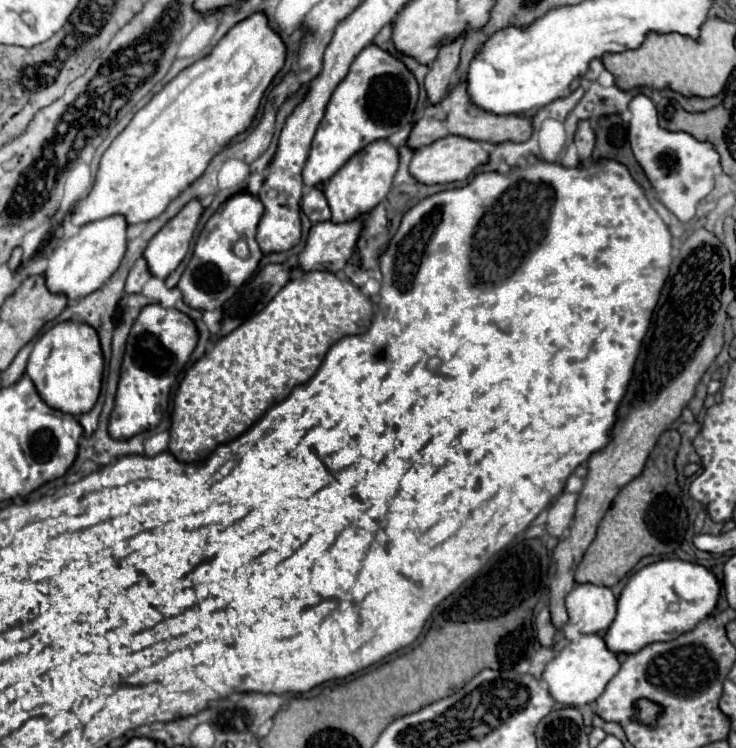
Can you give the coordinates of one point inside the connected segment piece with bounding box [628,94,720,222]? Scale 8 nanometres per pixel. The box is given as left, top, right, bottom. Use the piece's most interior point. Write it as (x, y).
(680, 168)

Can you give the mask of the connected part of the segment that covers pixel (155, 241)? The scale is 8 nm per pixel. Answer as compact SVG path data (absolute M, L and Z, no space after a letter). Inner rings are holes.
M198 200L188 202L150 242L144 250L144 260L148 272L160 280L166 280L178 264L184 260L190 240L194 236L196 224L202 216L202 206Z

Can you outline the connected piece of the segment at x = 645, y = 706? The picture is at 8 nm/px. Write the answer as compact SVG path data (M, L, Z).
M640 698L634 702L634 710L636 710L636 722L640 724L646 724L646 726L656 726L658 718L662 716L664 708L660 708L660 704L652 702L652 700L646 700L646 698Z

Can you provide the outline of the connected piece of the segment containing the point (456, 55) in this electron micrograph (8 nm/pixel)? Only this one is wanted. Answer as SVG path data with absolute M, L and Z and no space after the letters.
M464 34L458 36L454 42L444 44L438 50L436 60L430 64L430 70L428 70L424 86L426 86L426 92L428 92L428 98L430 98L432 104L440 102L440 98L444 96L444 90L448 88L450 78L452 78L454 70L458 68L462 44L464 44Z

